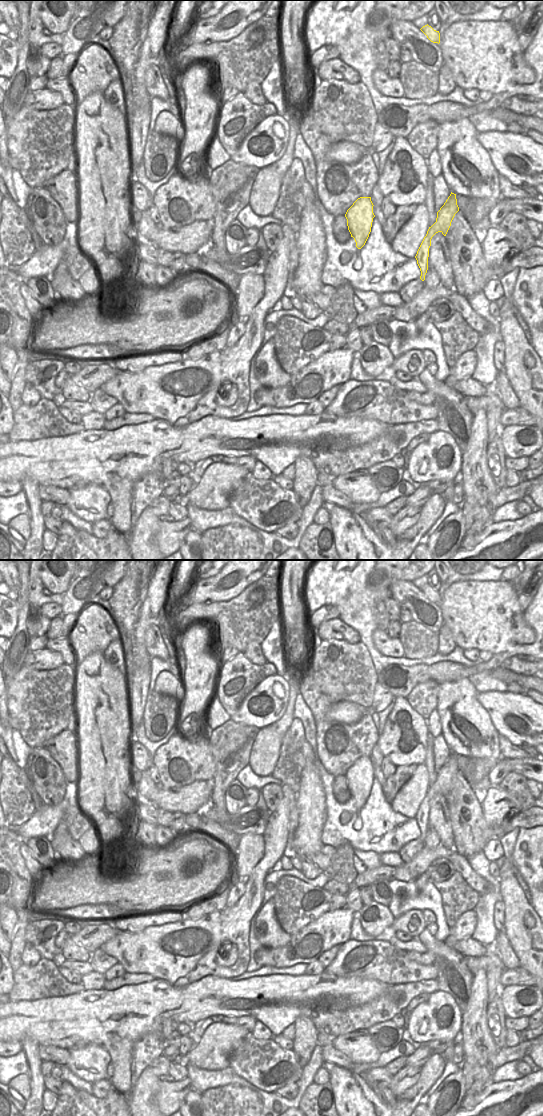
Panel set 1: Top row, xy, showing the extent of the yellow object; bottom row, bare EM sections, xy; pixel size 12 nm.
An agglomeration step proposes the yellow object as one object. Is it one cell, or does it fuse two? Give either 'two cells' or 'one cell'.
one cell

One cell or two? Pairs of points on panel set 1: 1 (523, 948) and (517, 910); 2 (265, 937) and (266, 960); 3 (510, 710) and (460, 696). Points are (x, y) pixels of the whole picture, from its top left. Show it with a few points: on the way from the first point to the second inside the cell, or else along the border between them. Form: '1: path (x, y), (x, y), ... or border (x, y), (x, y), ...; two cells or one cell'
1: path (523, 939), (523, 927), (520, 919); one cell
2: border (288, 942), (274, 948), (263, 947); two cells
3: border (477, 693), (477, 699), (492, 721); two cells

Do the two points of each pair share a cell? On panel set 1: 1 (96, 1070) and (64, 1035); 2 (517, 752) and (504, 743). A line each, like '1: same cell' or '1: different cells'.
1: different cells
2: same cell

